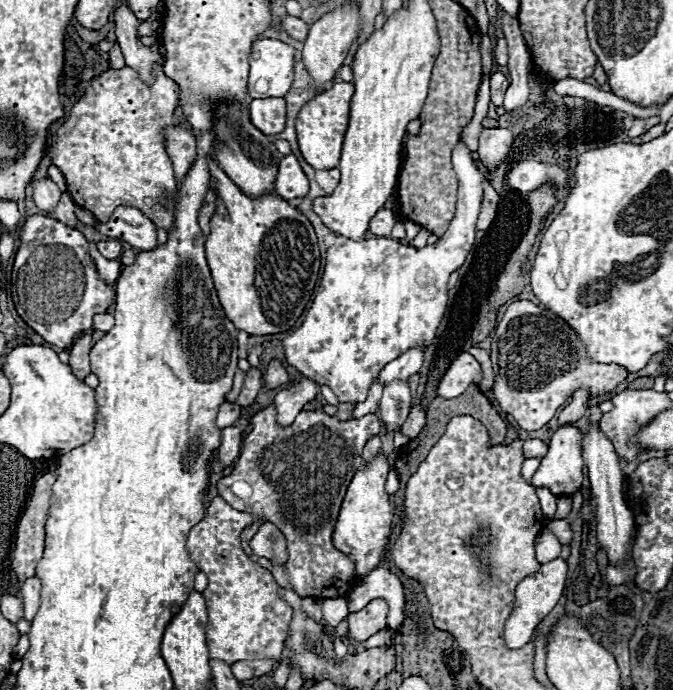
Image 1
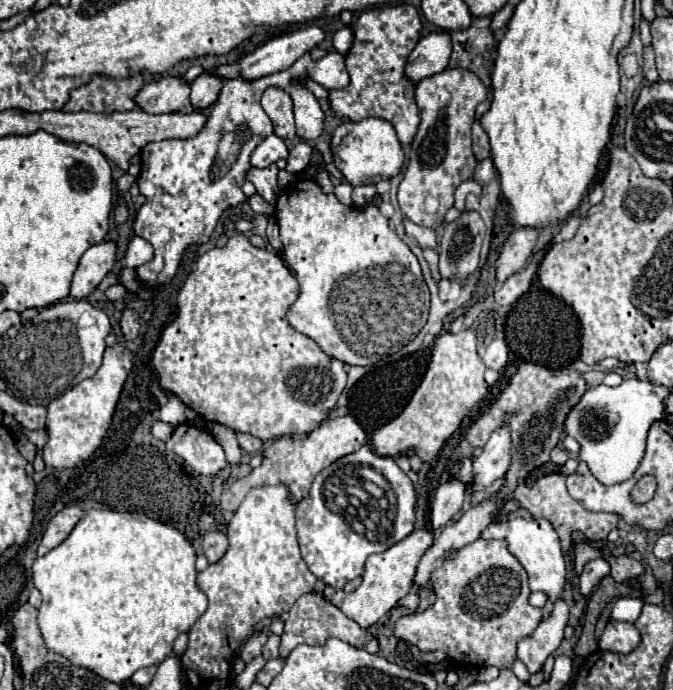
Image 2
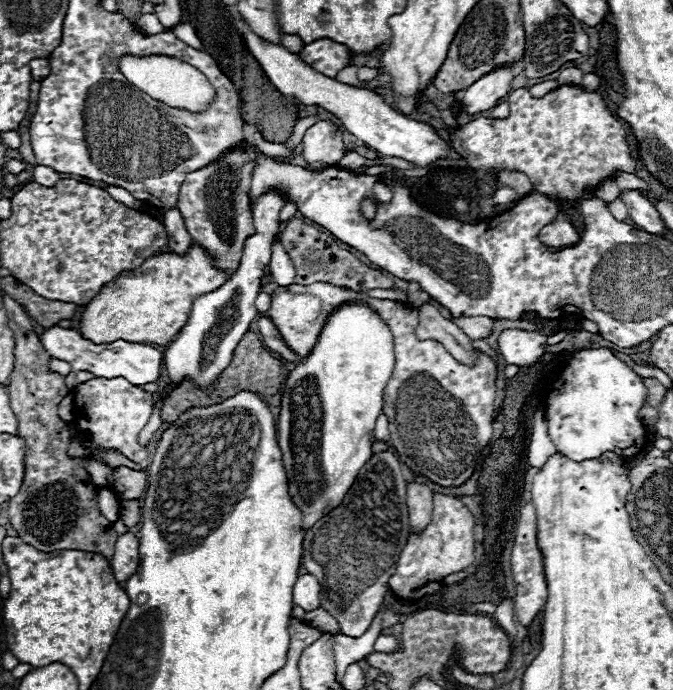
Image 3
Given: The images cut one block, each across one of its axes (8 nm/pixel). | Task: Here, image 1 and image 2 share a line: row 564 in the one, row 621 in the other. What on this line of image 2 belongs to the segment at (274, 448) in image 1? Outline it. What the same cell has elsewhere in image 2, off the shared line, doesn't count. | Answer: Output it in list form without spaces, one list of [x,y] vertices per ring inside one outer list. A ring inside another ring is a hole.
[[[304,594],[300,596],[294,606],[290,608],[290,618],[284,622],[284,632],[282,632],[282,658],[286,658],[298,644],[310,644],[310,646],[320,646],[328,638],[340,638],[348,642],[354,648],[362,648],[368,640],[368,632],[362,630],[354,620],[346,618],[334,604],[330,604],[322,594]]]

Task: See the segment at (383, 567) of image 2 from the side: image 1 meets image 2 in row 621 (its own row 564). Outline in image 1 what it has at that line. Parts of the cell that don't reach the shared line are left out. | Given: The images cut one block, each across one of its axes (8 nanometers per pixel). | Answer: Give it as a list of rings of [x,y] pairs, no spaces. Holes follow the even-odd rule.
[[[376,456],[370,464],[362,464],[358,470],[358,478],[352,478],[348,492],[344,496],[340,516],[334,526],[332,542],[334,548],[346,554],[356,568],[356,580],[362,580],[378,564],[384,560],[386,546],[392,534],[392,520],[394,520],[394,506],[390,504],[390,496],[386,492],[386,476],[390,472],[388,456]]]

